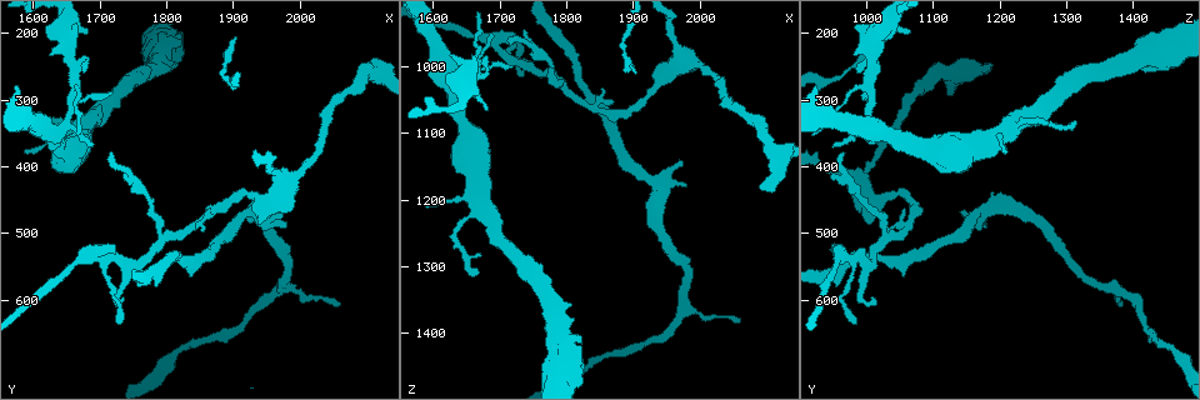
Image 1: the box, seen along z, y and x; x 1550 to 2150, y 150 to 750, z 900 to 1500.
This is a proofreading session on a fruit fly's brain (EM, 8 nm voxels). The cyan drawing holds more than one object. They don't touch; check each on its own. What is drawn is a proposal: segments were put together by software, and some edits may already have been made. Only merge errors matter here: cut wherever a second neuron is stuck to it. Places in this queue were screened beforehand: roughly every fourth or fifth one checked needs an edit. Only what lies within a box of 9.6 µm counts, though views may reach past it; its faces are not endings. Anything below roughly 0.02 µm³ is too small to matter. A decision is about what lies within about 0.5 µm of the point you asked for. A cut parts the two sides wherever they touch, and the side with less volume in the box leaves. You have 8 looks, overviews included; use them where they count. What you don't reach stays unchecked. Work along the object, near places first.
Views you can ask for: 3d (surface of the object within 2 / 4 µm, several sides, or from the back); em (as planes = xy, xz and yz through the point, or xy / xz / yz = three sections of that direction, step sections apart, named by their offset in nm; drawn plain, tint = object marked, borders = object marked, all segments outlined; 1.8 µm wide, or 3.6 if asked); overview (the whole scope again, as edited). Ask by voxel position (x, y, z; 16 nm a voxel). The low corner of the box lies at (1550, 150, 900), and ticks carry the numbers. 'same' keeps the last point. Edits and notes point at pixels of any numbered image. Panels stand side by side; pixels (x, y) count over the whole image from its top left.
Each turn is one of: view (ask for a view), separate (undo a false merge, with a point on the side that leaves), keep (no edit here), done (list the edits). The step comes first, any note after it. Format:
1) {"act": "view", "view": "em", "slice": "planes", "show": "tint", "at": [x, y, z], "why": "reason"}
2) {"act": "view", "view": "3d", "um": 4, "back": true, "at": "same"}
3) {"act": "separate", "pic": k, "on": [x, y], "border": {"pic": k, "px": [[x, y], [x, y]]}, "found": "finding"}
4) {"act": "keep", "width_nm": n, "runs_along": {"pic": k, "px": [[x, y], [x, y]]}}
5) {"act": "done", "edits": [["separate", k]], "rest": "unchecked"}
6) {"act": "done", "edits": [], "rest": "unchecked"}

{"act": "view", "view": "em", "um": 3.6, "slice": "planes", "show": "plain", "at": [1690, 535, 965], "why": "thin neck"}

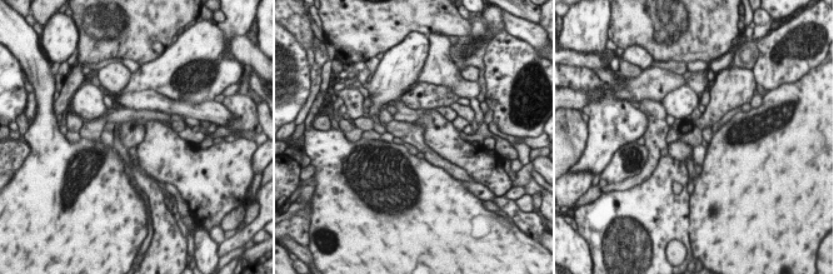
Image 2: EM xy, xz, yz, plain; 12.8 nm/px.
{"act": "view", "view": "em", "um": 3.6, "slice": "planes", "show": "tint", "at": "same"}

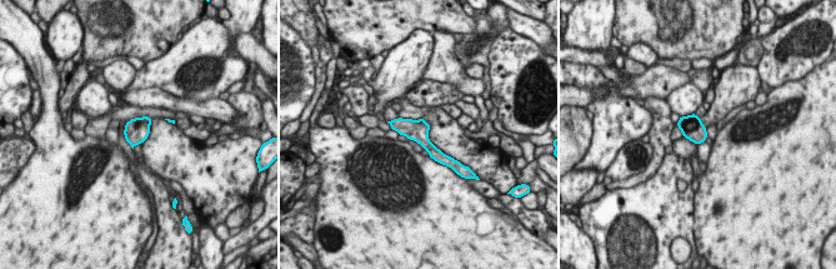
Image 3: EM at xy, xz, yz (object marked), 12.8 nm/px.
{"act": "keep", "runs_along": {"pic": 3, "px": [[394, 123], [410, 128], [445, 159]]}, "found": "continuous, no second neuron"}

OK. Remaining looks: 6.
{"act": "view", "view": "3d", "um": 4, "at": [1630, 350, 1010]}

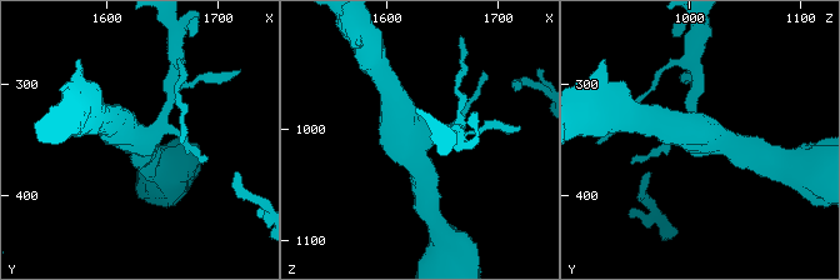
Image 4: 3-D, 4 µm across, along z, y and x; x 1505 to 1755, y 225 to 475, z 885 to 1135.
{"act": "view", "view": "em", "slice": "planes", "show": "plain", "at": [1628, 350, 1012]}

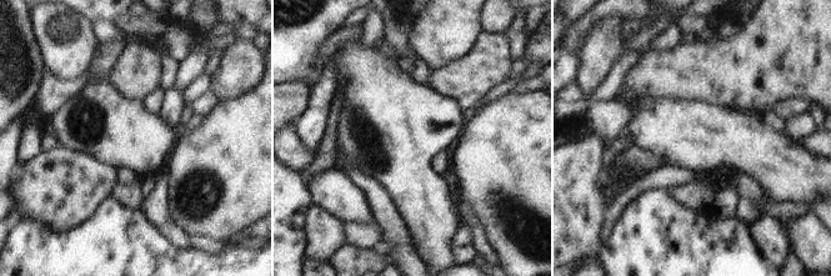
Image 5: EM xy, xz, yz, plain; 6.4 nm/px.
{"act": "view", "view": "em", "slice": "planes", "show": "tint", "at": "same"}

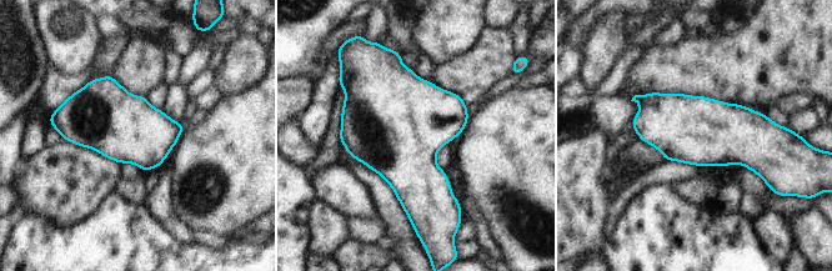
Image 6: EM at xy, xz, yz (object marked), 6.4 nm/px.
{"act": "keep", "found": "all the same neuron"}

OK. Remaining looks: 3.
{"act": "view", "view": "em", "um": 3.6, "slice": "planes", "show": "tint", "at": [2115, 260, 1140]}

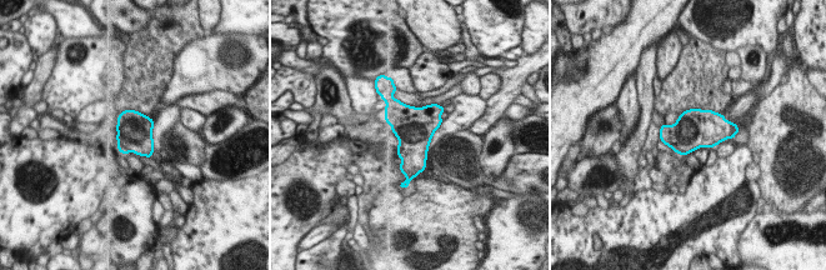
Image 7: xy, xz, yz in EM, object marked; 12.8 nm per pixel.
{"act": "separate", "pic": 7, "on": [399, 115], "width_nm": 460, "border": {"pic": 7, "px": [[391, 98], [386, 103]]}, "found": "two neurons meet here"}

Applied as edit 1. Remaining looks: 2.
{"act": "done", "edits": [["separate", 7]], "rest": "unchecked"}

